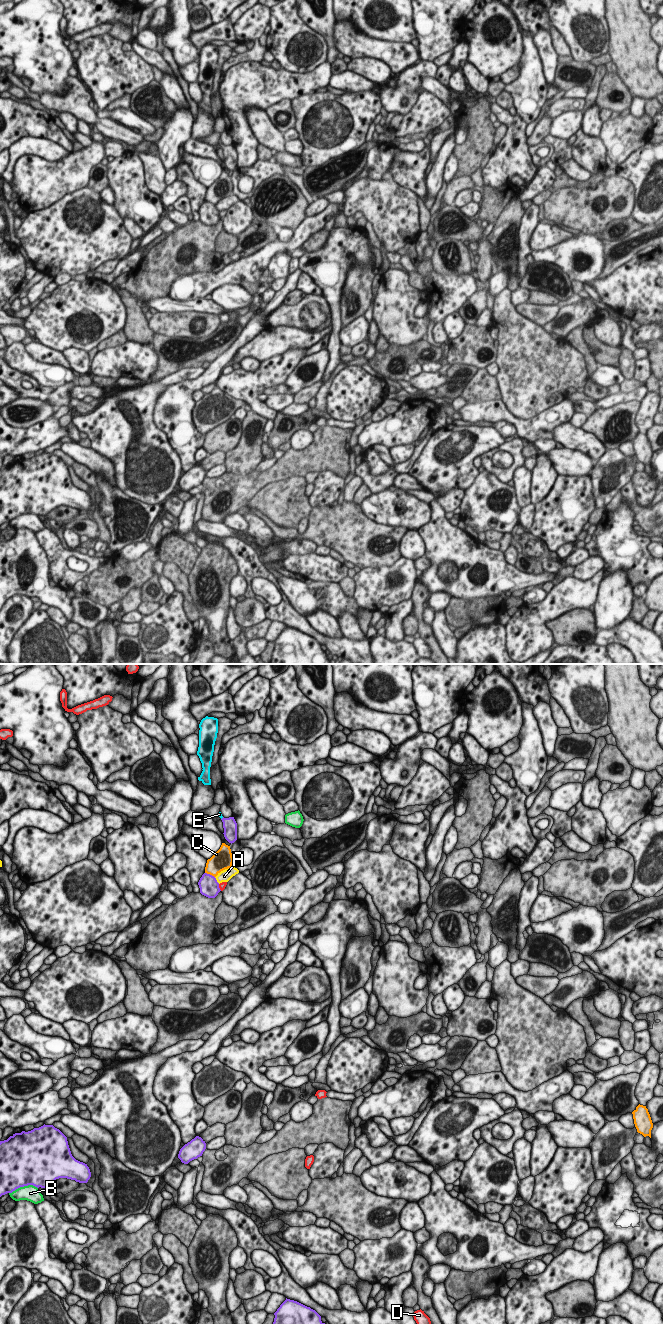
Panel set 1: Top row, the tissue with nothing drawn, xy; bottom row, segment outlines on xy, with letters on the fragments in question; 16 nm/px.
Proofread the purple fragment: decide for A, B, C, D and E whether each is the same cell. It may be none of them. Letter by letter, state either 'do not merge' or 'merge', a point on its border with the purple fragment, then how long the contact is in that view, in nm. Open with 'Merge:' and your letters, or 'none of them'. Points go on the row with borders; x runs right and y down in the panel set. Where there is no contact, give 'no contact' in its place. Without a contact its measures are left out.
Merge: E
A: do not merge | xy (216, 880) | 140 nm
B: do not merge | xy (23, 1186) | 480 nm
C: do not merge | xy (209, 874) | 180 nm
D: do not merge | xy (218, 887) | 120 nm
E: merge | xy (222, 818) | 60 nm

